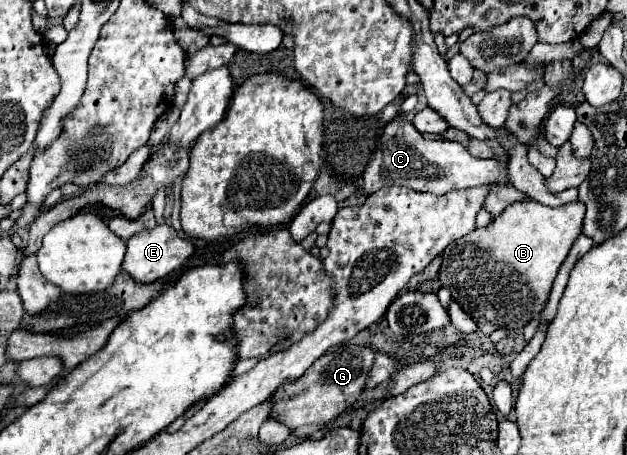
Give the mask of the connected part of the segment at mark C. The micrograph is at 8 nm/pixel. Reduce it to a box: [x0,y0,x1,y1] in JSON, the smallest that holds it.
[362,113,508,195]

